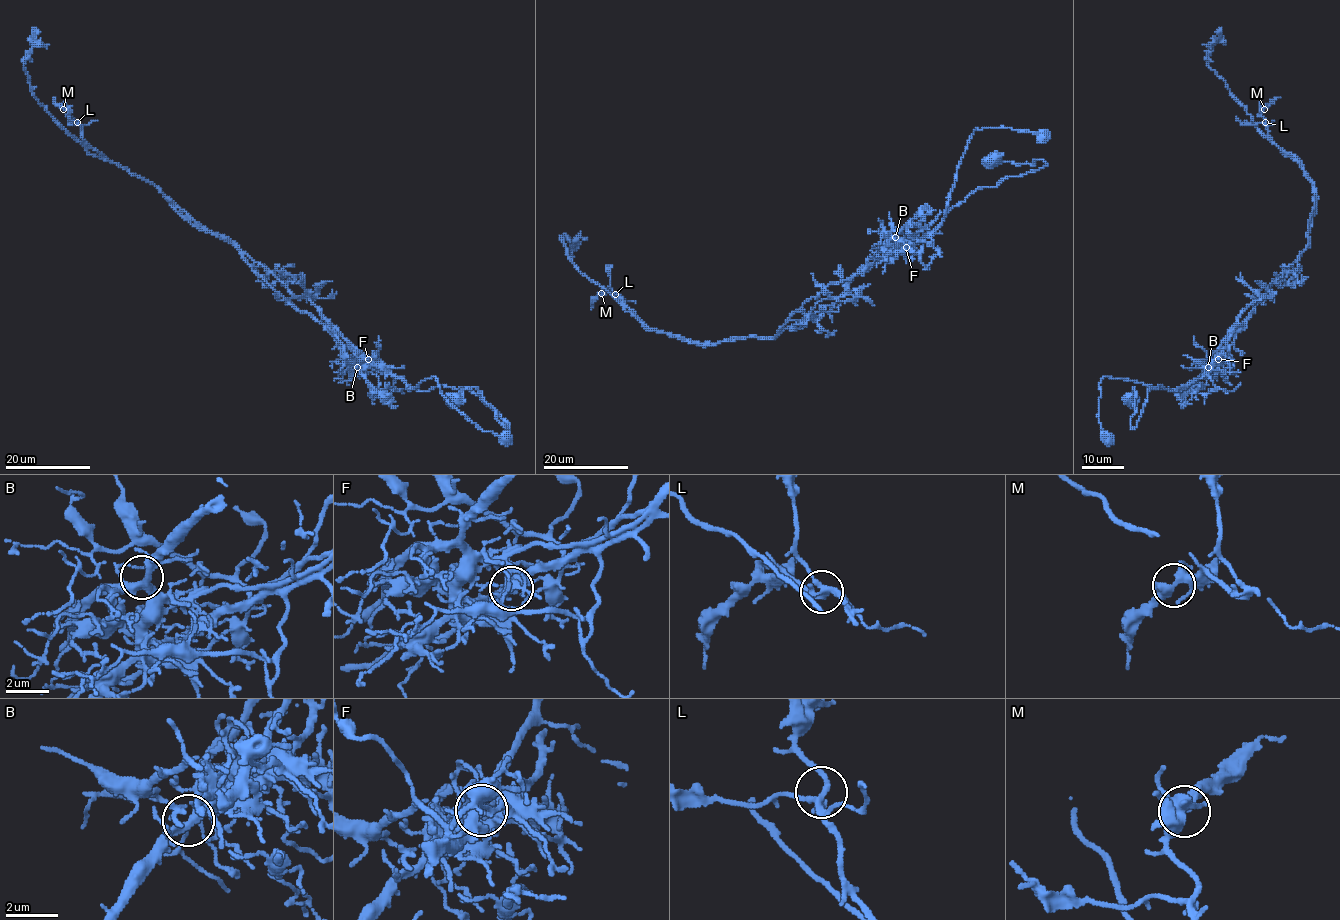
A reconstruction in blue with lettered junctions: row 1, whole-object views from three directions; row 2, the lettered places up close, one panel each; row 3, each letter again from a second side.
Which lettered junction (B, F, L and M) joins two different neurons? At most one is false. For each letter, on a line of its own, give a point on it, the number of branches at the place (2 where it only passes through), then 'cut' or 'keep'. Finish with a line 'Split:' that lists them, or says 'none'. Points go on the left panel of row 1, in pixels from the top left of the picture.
B: place (357, 367); branches 4; keep
F: place (368, 359); branches 4; cut
L: place (77, 122); branches 5; keep
M: place (63, 109); branches 4; keep
Split: F

